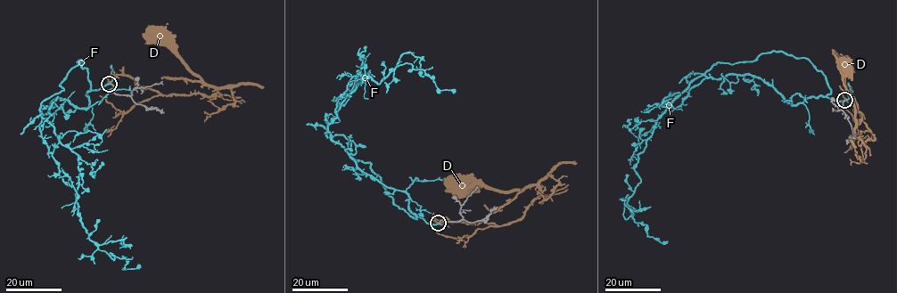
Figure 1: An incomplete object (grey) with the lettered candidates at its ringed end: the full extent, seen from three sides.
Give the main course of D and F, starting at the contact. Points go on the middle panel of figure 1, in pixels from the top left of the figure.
D: (439, 223), (434, 220), (510, 223), (519, 220), (541, 191), (536, 185), (507, 191), (477, 185), (461, 189)
F: (439, 223), (357, 166), (328, 126), (363, 78), (378, 84), (399, 66), (455, 92)

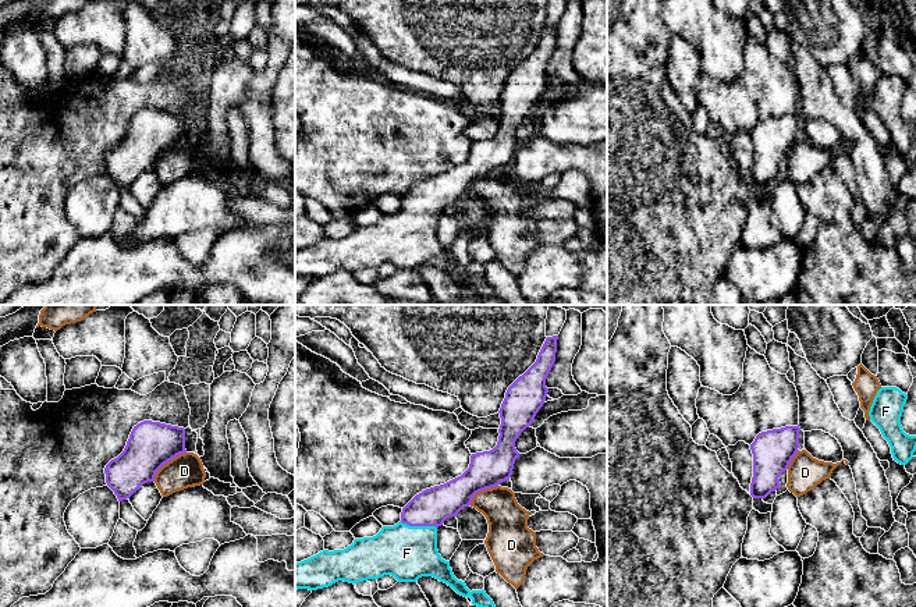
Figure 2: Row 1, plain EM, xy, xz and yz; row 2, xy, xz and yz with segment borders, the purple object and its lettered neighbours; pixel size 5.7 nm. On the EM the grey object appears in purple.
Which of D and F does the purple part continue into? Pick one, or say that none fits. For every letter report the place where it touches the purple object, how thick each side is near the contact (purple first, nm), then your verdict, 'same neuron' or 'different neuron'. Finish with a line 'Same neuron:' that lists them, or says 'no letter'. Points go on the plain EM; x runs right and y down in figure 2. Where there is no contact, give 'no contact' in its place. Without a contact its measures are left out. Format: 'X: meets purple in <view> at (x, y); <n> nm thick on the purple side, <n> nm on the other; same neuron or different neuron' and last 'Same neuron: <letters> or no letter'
D: meets purple in xy at (166, 151); 260 nm thick on the purple side, 200 nm on the other; different neuron
F: meets purple in xz at (418, 213); 220 nm thick on the purple side, 320 nm on the other; same neuron
Same neuron: F

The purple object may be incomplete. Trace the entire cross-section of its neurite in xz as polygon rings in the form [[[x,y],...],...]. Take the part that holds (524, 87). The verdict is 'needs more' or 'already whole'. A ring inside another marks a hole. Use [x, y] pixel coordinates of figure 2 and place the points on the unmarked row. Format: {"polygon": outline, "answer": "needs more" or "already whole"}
{"polygon": [[[558,24],[547,25],[536,50],[508,75],[498,99],[500,124],[493,138],[472,142],[469,156],[461,164],[416,182],[402,196],[397,213],[383,214],[373,226],[355,227],[344,238],[323,238],[295,251],[295,278],[317,278],[338,269],[355,273],[384,263],[398,270],[433,265],[458,283],[469,284],[473,294],[497,299],[483,277],[471,280],[454,265],[450,249],[439,242],[437,216],[469,195],[476,181],[511,166],[519,145],[515,129],[546,89],[546,67],[555,50],[557,28]]], "answer": "needs more"}

